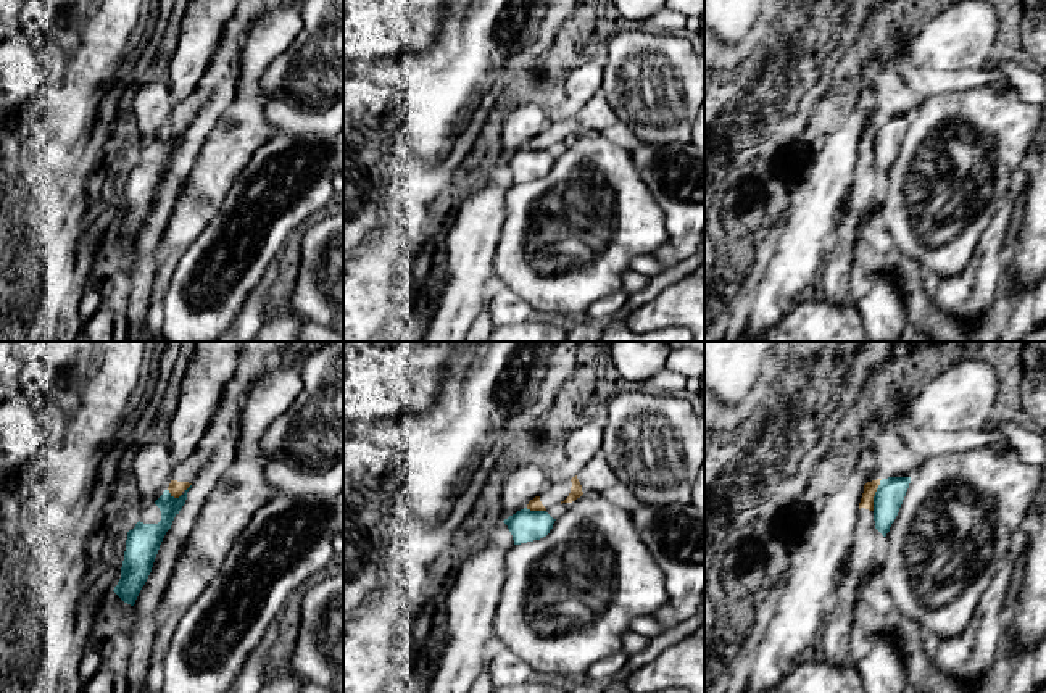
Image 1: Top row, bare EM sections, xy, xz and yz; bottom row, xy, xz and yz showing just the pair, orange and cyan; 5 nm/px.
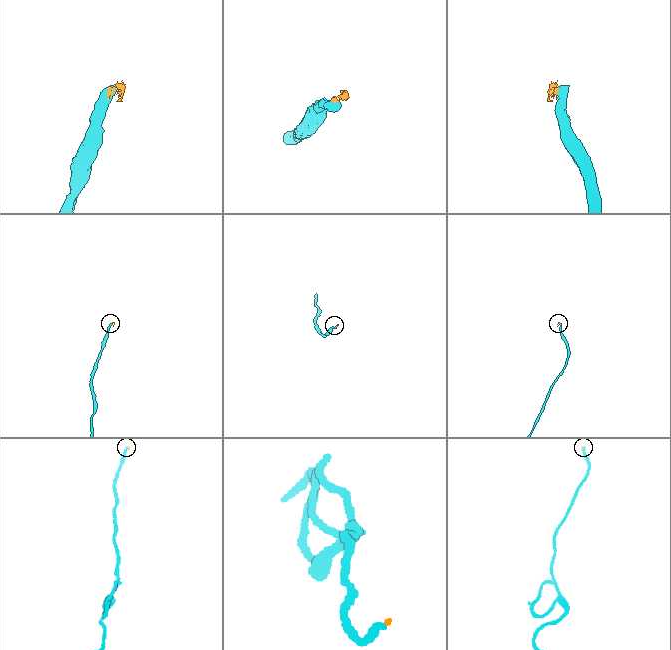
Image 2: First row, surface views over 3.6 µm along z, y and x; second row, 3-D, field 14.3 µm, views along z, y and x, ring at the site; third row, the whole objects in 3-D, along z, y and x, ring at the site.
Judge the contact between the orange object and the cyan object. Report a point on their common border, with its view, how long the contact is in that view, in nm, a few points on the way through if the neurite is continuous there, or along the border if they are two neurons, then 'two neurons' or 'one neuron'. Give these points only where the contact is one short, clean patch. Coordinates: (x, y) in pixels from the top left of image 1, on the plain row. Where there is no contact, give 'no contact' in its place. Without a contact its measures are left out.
contact yz (874, 134); length 170 nm; border yz (882, 118), (872, 149); two neurons

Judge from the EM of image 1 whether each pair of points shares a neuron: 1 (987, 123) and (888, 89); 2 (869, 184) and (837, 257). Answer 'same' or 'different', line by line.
1: different
2: same

